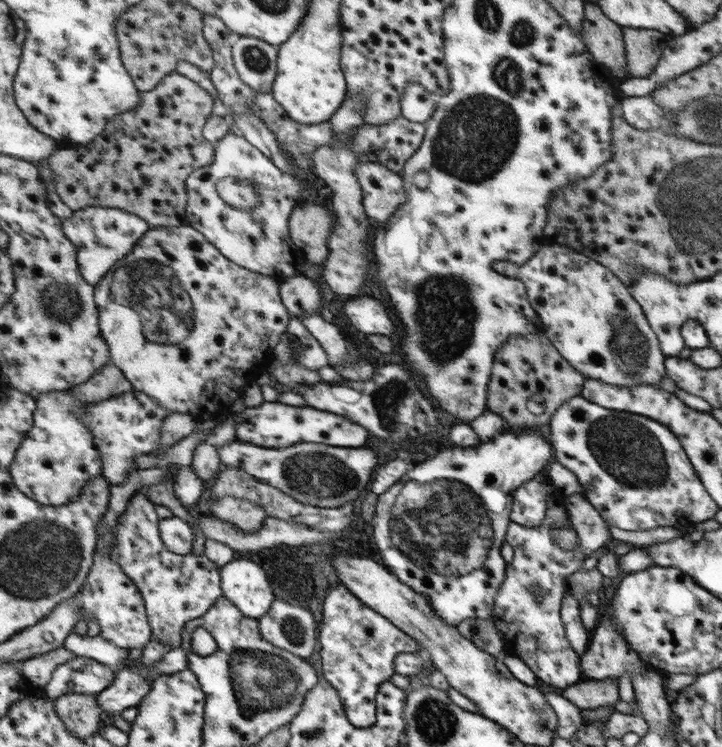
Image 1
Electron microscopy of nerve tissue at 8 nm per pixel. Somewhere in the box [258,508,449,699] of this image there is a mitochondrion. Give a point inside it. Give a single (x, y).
(295, 630)

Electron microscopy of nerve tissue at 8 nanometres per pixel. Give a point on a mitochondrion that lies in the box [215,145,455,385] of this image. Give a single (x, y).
(294, 348)

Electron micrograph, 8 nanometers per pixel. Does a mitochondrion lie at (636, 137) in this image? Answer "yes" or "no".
no

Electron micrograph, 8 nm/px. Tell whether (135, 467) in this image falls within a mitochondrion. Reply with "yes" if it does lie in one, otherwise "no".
no

